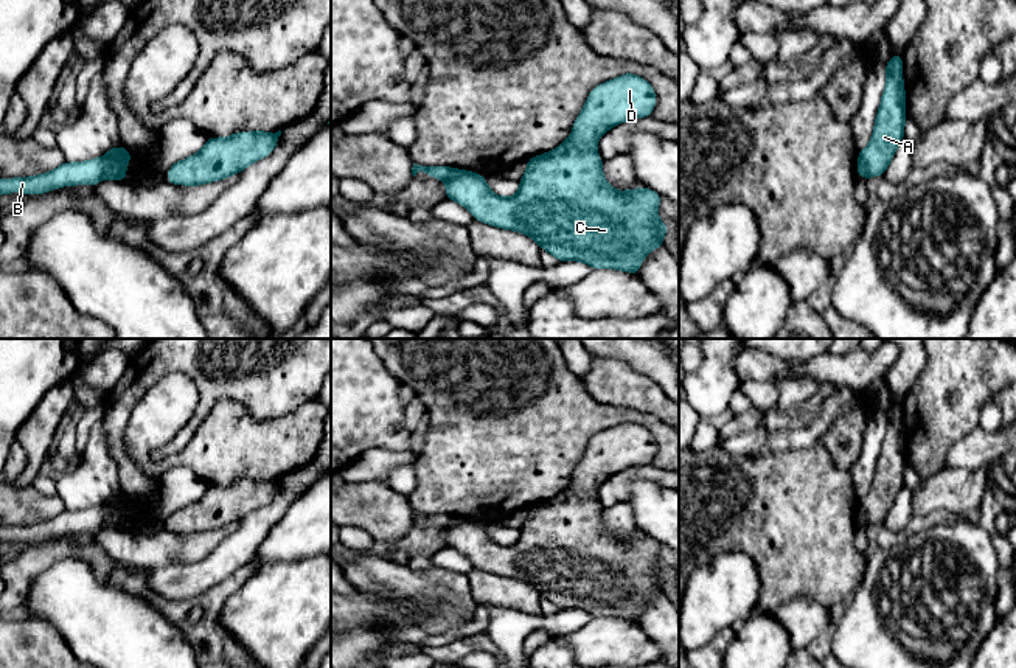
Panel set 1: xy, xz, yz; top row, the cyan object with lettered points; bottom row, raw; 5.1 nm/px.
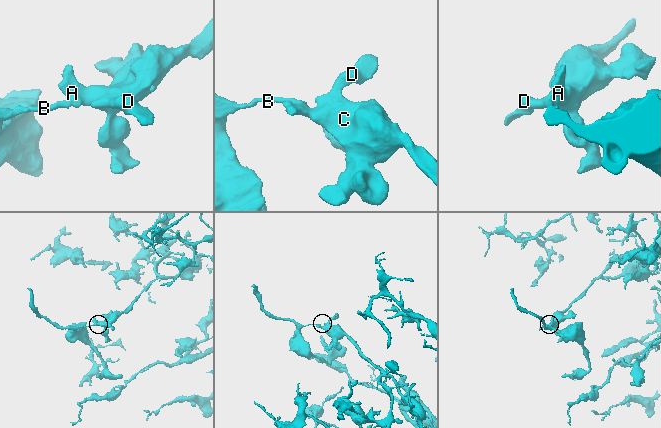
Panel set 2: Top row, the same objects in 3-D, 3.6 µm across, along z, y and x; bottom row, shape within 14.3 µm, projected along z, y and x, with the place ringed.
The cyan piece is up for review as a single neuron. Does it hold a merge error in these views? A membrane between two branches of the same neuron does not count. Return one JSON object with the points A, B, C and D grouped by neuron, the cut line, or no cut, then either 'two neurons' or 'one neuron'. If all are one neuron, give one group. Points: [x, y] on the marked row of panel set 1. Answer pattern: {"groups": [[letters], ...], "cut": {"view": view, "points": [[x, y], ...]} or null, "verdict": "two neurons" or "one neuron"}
{"groups": [["A", "C", "D"], ["B"]], "cut": {"view": "xy", "points": [[103, 157], [107, 176]]}, "verdict": "two neurons"}

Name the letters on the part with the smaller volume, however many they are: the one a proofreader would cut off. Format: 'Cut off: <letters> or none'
Cut off: B

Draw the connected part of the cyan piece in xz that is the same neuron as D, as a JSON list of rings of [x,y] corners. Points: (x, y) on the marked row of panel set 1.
[[[625,73],[615,79],[597,85],[587,96],[586,104],[573,123],[570,137],[556,149],[531,157],[519,182],[519,193],[513,197],[499,197],[486,185],[483,174],[457,169],[446,180],[446,199],[455,200],[471,211],[475,221],[491,224],[503,230],[516,230],[533,238],[542,250],[558,261],[581,261],[592,269],[617,269],[638,277],[643,258],[652,249],[663,249],[662,238],[670,231],[670,225],[660,222],[657,216],[660,194],[649,188],[617,191],[603,177],[603,160],[597,154],[600,137],[617,124],[634,118],[651,117],[656,107],[652,85],[634,73]]]

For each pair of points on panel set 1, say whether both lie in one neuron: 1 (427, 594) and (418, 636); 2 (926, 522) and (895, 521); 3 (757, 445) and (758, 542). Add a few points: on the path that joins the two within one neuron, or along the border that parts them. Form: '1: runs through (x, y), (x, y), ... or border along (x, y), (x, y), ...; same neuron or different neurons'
1: border along (415, 623), (427, 634); different neurons
2: border along (914, 516), (901, 530), (892, 532), (884, 527); different neurons
3: border along (721, 446), (730, 452), (762, 454); different neurons

